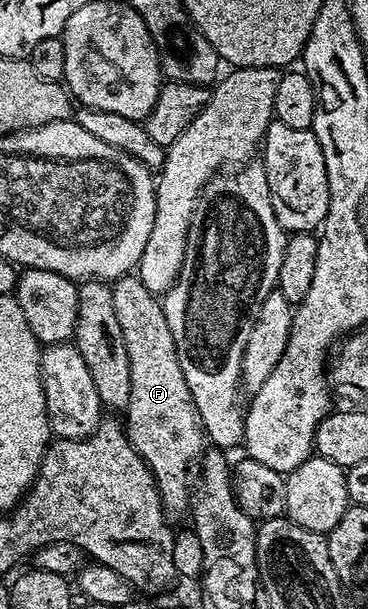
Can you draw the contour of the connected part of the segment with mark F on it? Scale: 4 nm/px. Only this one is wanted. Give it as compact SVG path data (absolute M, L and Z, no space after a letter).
M139 275L121 276L111 285L111 290L118 326L122 326L122 338L126 338L126 354L130 354L127 438L154 474L165 516L187 517L194 499L194 477L206 451L206 437L190 386L186 386L178 362L170 322L166 322L164 306L157 293L146 290Z

